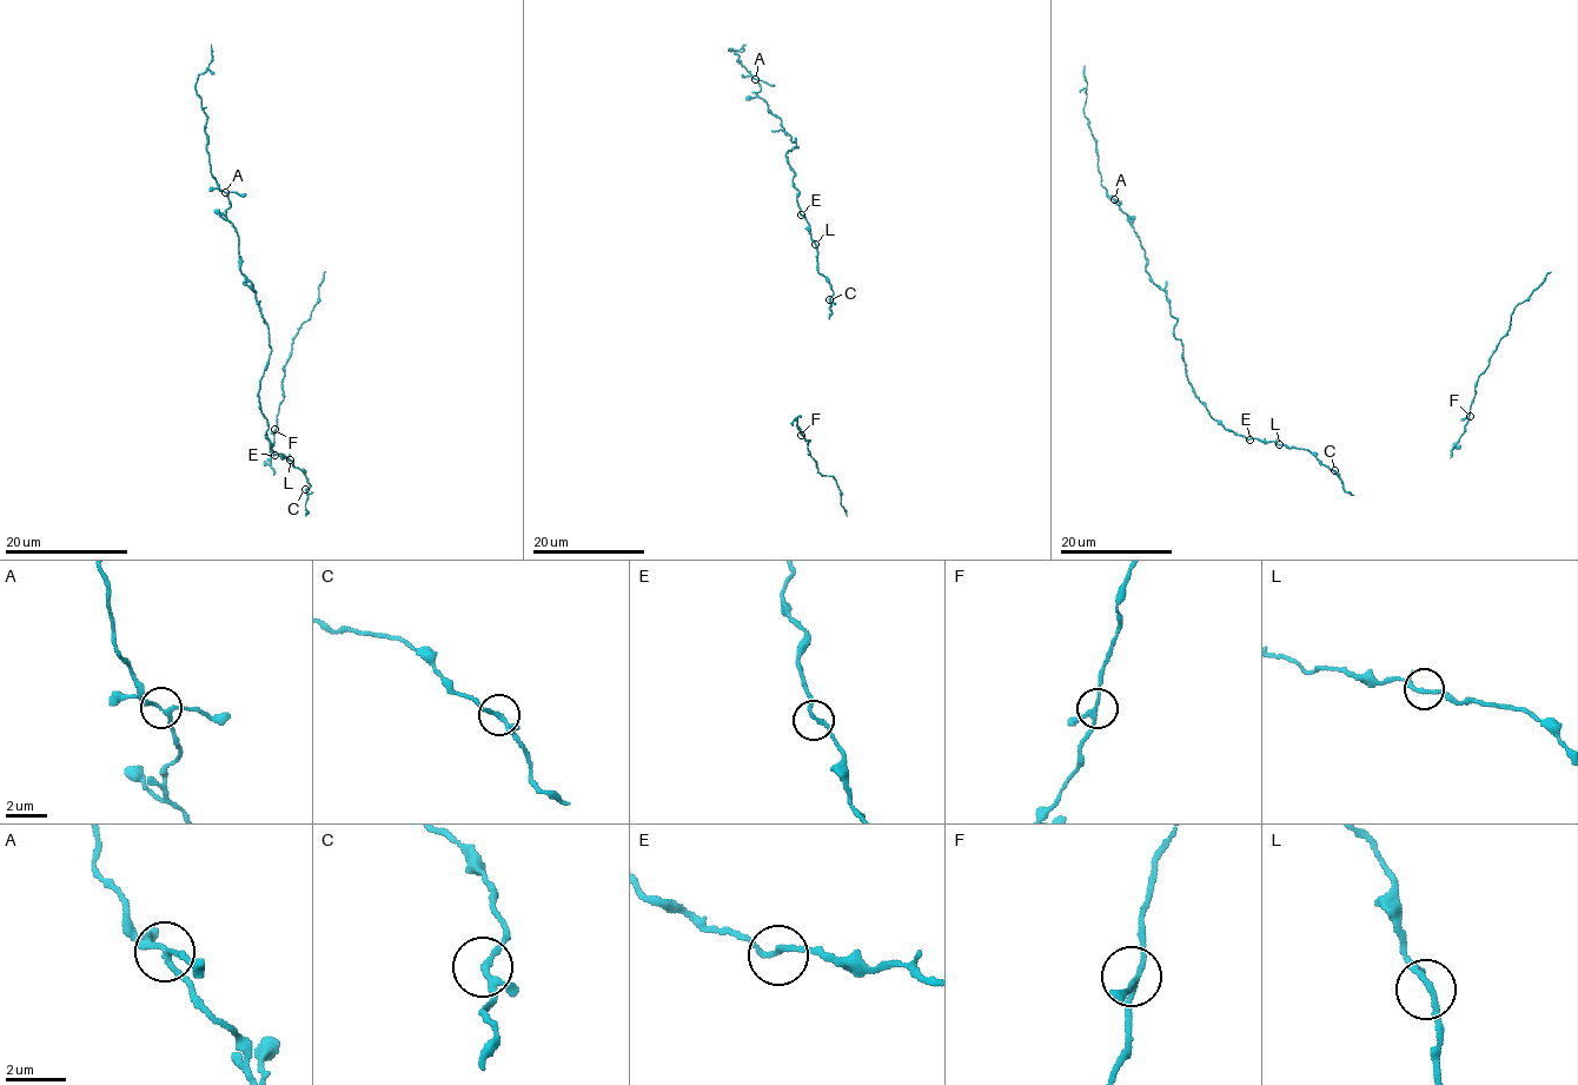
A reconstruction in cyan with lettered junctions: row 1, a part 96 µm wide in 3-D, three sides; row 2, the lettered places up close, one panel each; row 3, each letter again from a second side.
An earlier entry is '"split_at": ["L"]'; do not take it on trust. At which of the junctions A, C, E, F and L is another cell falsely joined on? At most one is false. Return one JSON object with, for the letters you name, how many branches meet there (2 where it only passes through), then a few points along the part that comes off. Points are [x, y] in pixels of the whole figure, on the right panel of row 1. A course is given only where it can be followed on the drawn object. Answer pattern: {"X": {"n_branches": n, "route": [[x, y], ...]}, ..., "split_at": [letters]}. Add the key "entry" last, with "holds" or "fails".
{"split_at": [], "entry": "fails"}

